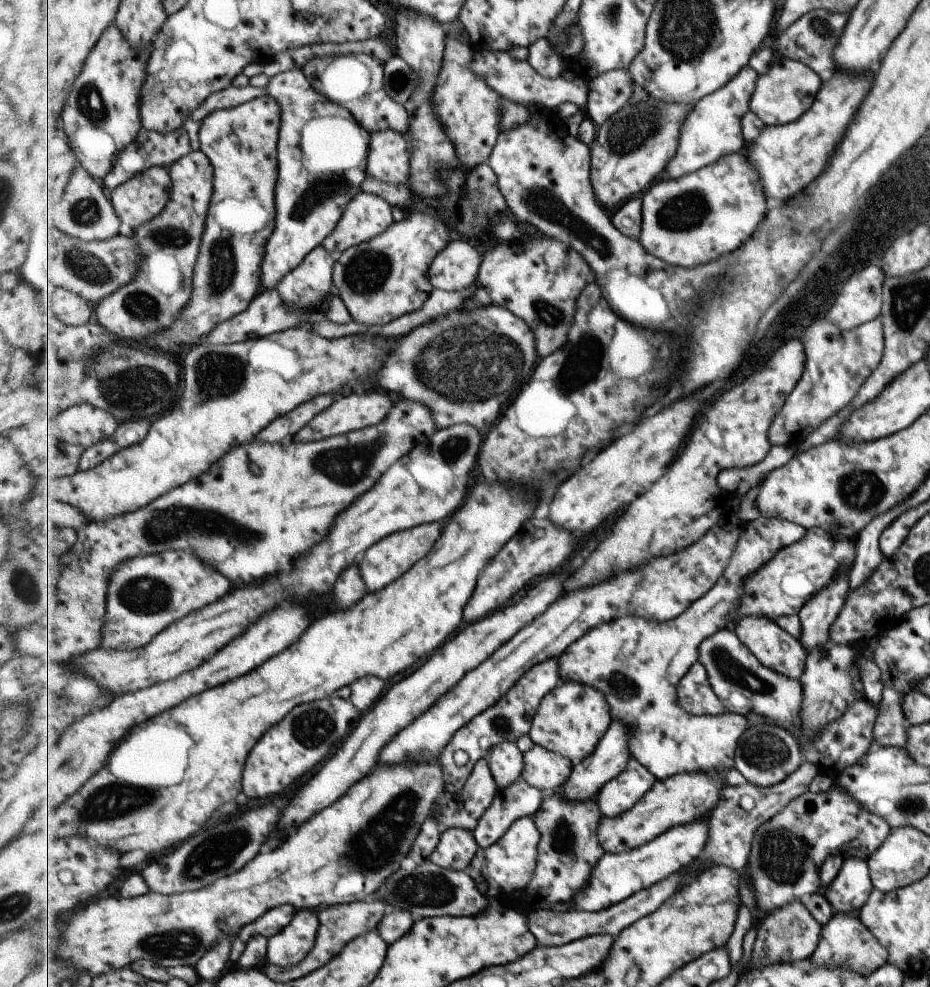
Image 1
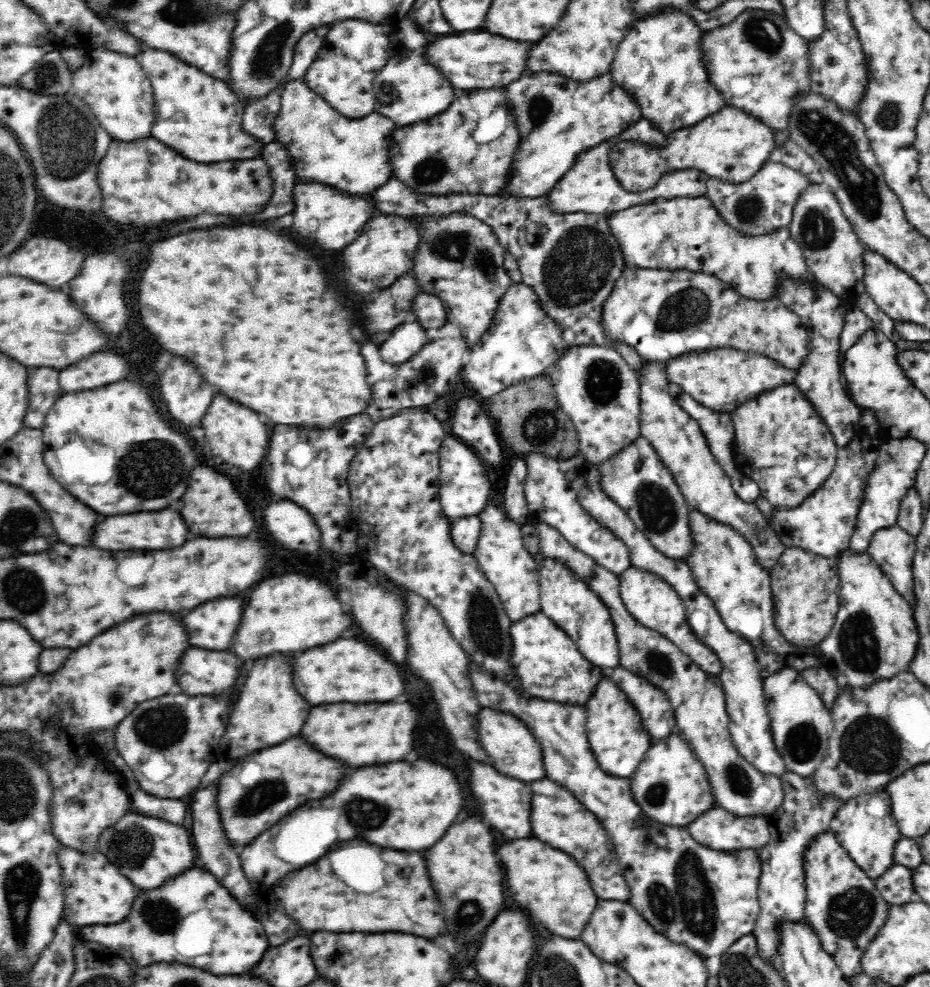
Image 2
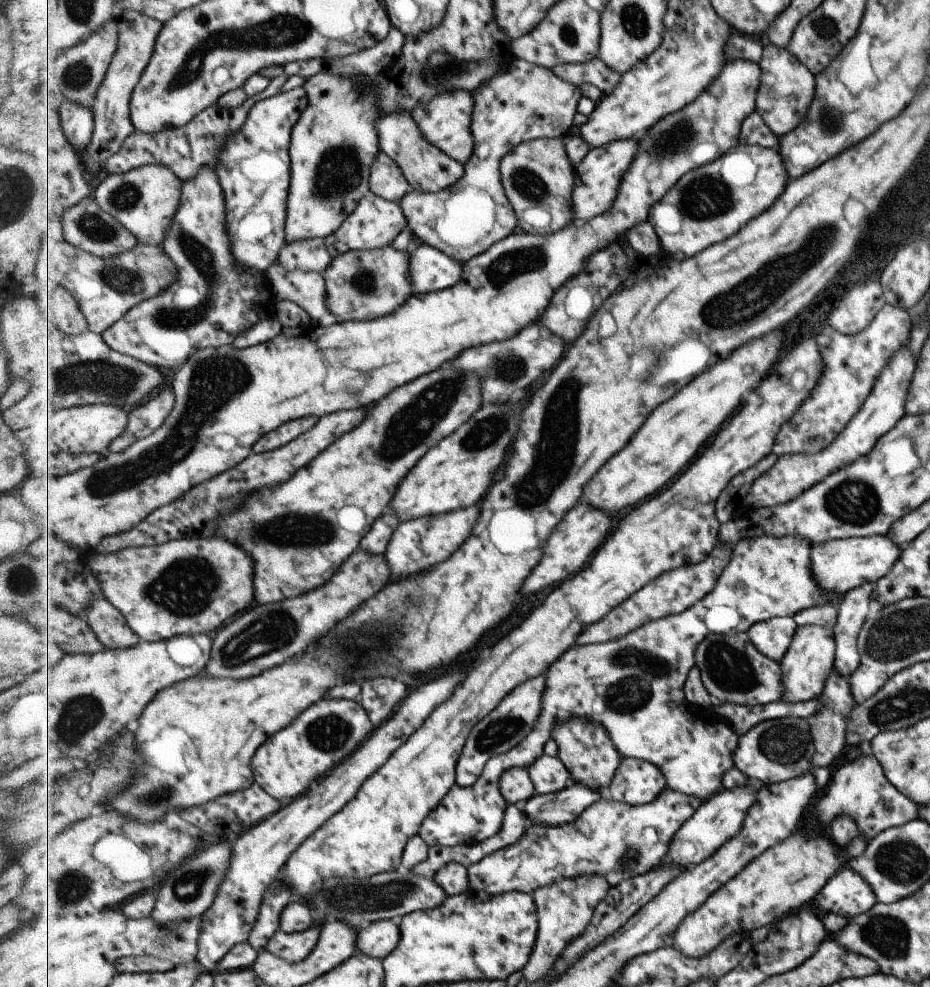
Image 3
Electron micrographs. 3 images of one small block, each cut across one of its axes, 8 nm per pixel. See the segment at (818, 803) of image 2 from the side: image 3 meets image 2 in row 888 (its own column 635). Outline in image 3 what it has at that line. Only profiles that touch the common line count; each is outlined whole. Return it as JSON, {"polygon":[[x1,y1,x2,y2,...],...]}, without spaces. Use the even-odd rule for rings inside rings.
{"polygon":[[623,757,607,795,632,805,652,803,669,788,660,766,637,757]]}

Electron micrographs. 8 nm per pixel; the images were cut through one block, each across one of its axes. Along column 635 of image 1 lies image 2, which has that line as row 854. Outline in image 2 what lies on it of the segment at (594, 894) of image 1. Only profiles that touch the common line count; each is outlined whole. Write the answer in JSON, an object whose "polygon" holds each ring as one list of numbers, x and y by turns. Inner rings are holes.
{"polygon":[[862,793,841,804,831,820,830,830,838,839,838,843,841,843,848,852,850,858,856,862,856,865,862,868,866,875,870,876,870,879,876,880,897,864,894,861,894,848,903,837,898,823,892,816,891,800,887,795,886,803,890,809,884,816,877,818,872,810,866,810,866,803,872,796]]}

